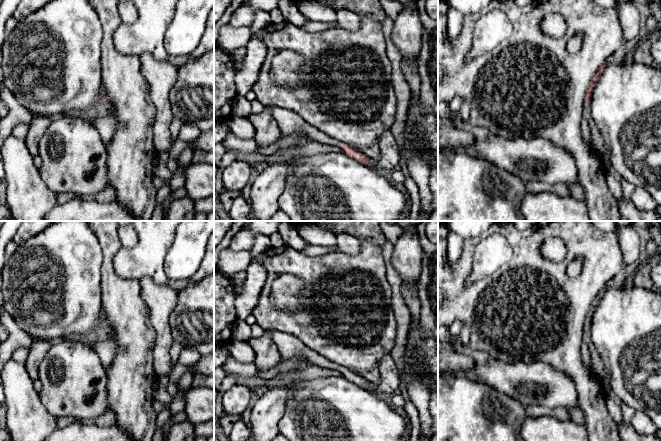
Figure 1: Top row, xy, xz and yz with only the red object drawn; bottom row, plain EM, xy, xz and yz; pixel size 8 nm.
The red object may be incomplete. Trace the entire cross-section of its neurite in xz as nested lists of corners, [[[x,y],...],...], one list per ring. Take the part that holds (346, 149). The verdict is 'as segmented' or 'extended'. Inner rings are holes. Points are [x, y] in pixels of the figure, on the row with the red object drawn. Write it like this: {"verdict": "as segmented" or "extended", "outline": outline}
{"verdict": "extended", "outline": [[[274,106],[272,109],[272,118],[278,124],[281,134],[283,135],[290,135],[293,133],[307,135],[312,141],[336,146],[341,149],[342,153],[346,154],[350,158],[365,166],[374,168],[370,165],[369,158],[366,155],[355,148],[352,148],[348,144],[332,139],[315,127],[307,124],[302,117],[292,110]]]}

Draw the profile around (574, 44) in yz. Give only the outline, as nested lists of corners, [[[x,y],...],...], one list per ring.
[[[581,34],[571,37],[566,44],[566,49],[570,54],[576,54],[582,47],[583,36]]]

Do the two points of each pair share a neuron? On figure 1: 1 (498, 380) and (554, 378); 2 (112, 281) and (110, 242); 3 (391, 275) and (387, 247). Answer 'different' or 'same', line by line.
1: same
2: same
3: same

